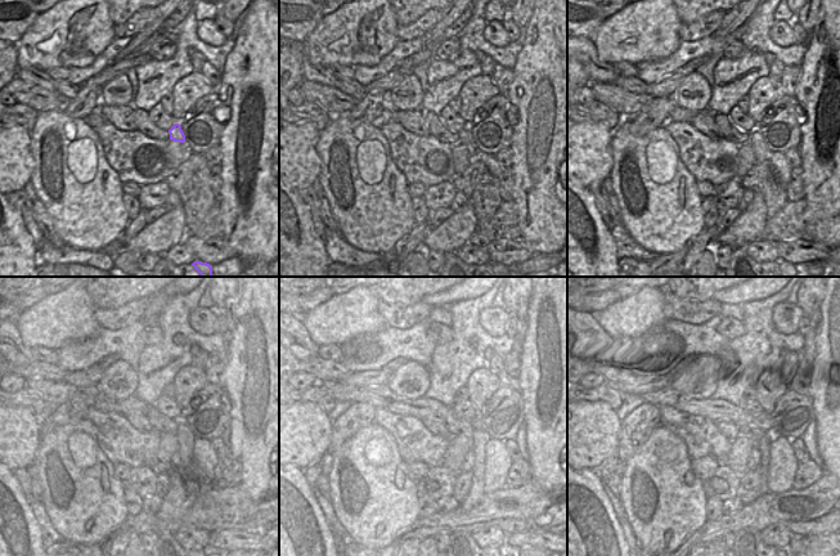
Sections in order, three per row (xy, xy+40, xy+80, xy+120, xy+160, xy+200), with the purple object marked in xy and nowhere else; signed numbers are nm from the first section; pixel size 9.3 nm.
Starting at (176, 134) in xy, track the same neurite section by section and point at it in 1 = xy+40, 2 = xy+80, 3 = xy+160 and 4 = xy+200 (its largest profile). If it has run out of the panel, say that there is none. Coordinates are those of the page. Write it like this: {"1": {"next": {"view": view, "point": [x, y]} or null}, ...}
{"1": {"next": {"view": "xy+40", "point": [466, 137]}}, "2": {"next": {"view": "xy+80", "point": [762, 153]}}, "3": {"next": {"view": "xy+160", "point": [480, 438]}}, "4": {"next": {"view": "xy+200", "point": [763, 444]}}}

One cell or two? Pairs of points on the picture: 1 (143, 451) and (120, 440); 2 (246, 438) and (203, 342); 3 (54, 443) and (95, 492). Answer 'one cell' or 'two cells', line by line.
1: one cell
2: two cells
3: one cell

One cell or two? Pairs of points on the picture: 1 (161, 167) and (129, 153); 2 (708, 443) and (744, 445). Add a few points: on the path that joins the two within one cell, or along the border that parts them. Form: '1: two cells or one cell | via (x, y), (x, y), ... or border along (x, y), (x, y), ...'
1: one cell | via (153, 167), (136, 152)
2: two cells | border along (732, 442), (726, 463)

